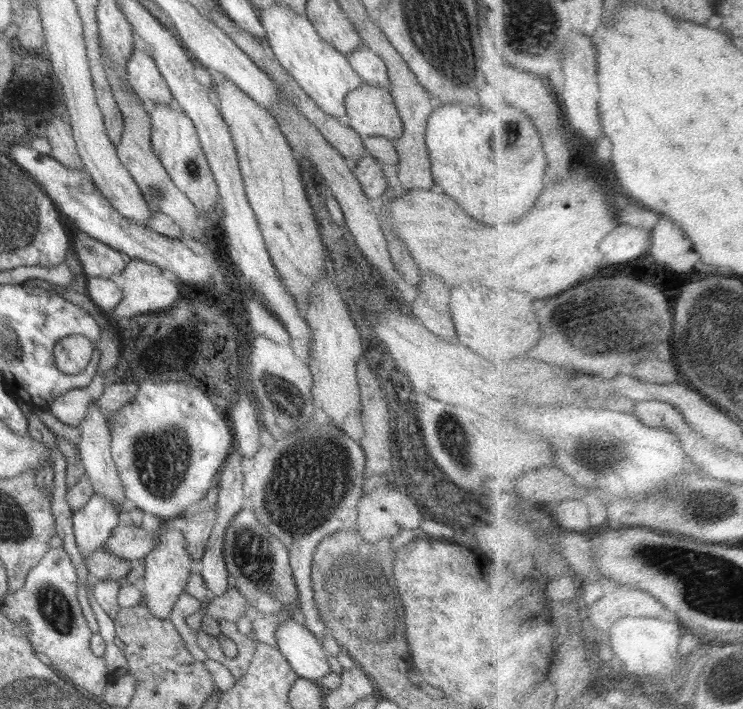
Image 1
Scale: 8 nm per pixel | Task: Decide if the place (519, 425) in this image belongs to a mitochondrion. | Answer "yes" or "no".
no

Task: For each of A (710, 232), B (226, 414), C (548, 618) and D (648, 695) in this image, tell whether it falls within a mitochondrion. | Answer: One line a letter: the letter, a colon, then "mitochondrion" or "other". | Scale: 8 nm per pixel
A: other
B: other
C: other
D: other

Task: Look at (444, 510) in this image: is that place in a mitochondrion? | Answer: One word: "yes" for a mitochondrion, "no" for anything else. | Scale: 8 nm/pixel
yes

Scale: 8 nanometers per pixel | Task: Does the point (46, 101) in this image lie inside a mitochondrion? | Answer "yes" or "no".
no

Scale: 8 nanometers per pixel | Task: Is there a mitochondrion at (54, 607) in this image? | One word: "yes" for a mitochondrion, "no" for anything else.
yes

